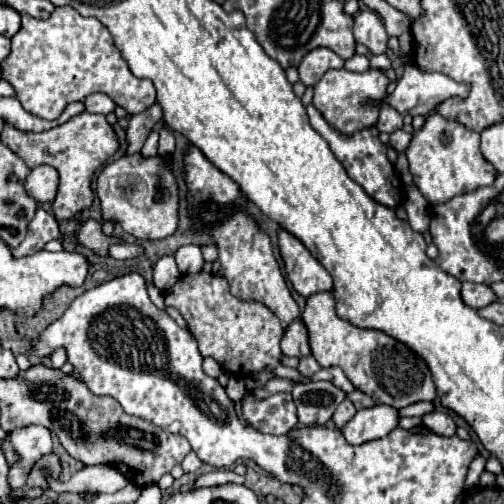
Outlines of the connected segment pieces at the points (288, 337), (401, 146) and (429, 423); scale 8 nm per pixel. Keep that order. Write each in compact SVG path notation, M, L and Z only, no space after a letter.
M295 318L285 328L283 338L281 338L281 350L285 356L297 356L297 358L305 358L311 354L309 340L307 340L307 328L301 322L301 318Z
M395 130L395 132L391 134L391 146L393 146L397 152L405 152L405 148L409 146L409 142L411 142L411 134L407 134L407 132L403 132L403 130Z
M429 412L429 414L423 414L421 420L429 430L433 430L439 436L453 436L455 434L455 422L445 412Z

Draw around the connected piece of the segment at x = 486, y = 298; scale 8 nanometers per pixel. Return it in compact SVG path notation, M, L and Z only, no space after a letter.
M463 282L463 288L461 288L461 298L467 306L479 310L491 302L497 300L495 292L491 290L491 286L487 284L473 284L473 282Z

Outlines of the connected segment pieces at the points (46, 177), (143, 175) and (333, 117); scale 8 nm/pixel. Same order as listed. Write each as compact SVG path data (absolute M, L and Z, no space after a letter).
M37 166L27 176L25 188L37 202L53 202L57 196L59 172L53 166Z
M133 154L107 164L97 176L95 192L101 202L101 212L109 222L119 222L125 232L139 240L167 238L177 228L177 180L171 166L163 168L161 164L163 160L159 156L143 158L141 154Z
M345 68L339 70L327 70L323 78L315 84L313 94L313 106L321 112L321 116L329 122L331 128L335 128L341 134L355 134L365 128L375 126L379 118L381 100L385 98L389 78L381 70L367 70L367 72L349 72Z

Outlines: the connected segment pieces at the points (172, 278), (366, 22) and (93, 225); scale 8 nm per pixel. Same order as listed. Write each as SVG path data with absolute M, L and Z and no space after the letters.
M163 256L154 266L153 284L161 292L165 292L165 288L171 288L179 280L179 276L181 276L181 272L177 270L175 258L173 256Z
M357 12L355 14L355 26L353 26L355 40L369 48L371 54L385 54L387 50L387 32L383 26L383 20L377 16L377 12Z
M83 220L77 234L77 244L93 250L97 256L109 256L111 244L121 244L117 236L105 236L101 230L101 224L97 220Z

